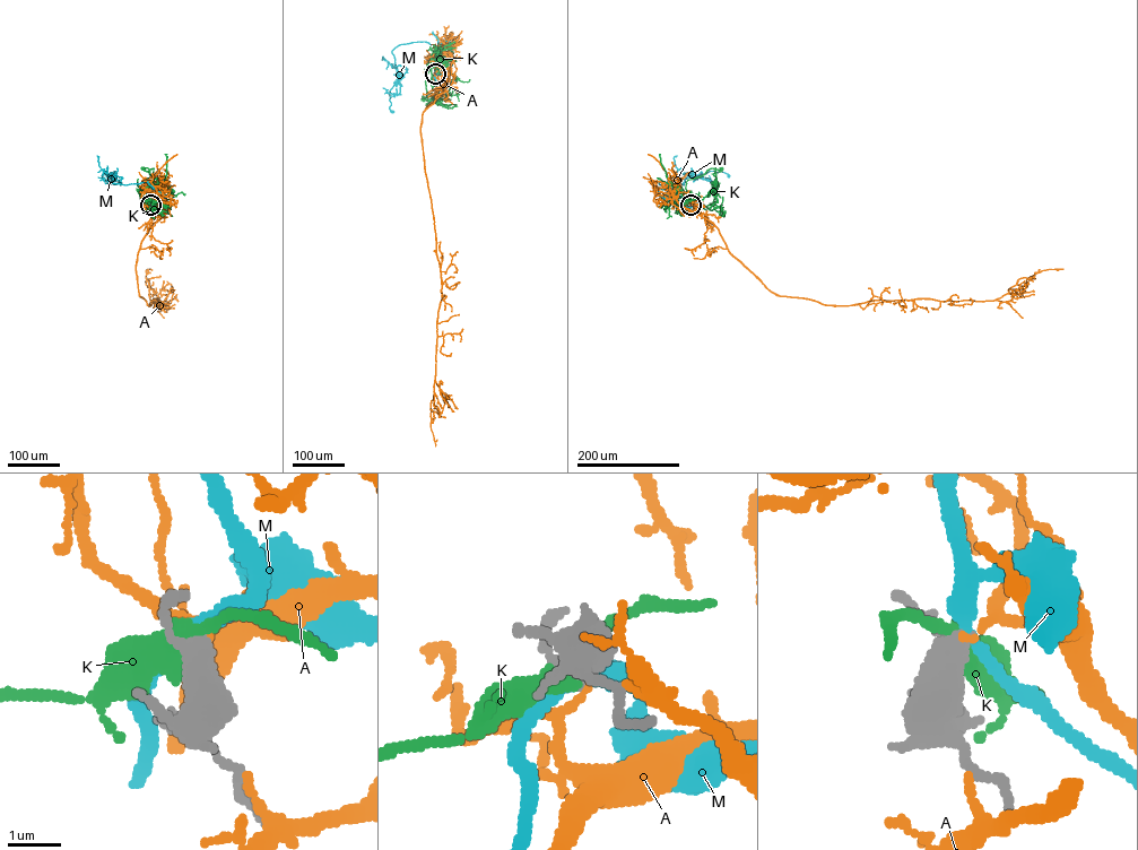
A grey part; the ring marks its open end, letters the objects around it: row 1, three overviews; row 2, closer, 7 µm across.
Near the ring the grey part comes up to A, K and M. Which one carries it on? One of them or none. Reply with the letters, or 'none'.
none

